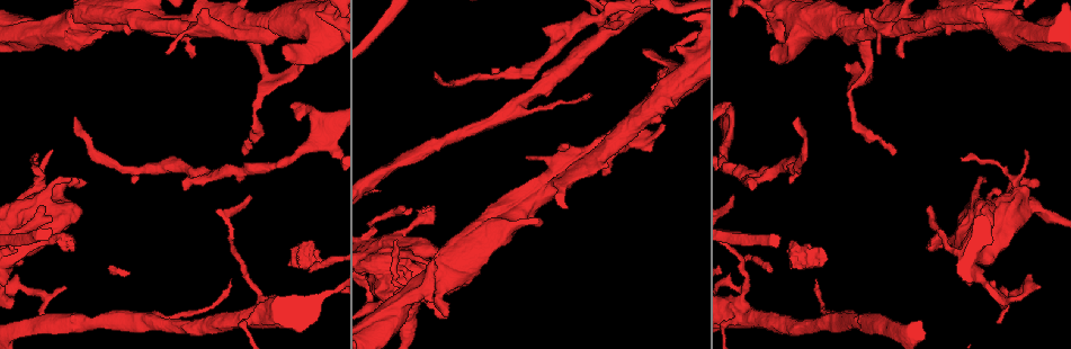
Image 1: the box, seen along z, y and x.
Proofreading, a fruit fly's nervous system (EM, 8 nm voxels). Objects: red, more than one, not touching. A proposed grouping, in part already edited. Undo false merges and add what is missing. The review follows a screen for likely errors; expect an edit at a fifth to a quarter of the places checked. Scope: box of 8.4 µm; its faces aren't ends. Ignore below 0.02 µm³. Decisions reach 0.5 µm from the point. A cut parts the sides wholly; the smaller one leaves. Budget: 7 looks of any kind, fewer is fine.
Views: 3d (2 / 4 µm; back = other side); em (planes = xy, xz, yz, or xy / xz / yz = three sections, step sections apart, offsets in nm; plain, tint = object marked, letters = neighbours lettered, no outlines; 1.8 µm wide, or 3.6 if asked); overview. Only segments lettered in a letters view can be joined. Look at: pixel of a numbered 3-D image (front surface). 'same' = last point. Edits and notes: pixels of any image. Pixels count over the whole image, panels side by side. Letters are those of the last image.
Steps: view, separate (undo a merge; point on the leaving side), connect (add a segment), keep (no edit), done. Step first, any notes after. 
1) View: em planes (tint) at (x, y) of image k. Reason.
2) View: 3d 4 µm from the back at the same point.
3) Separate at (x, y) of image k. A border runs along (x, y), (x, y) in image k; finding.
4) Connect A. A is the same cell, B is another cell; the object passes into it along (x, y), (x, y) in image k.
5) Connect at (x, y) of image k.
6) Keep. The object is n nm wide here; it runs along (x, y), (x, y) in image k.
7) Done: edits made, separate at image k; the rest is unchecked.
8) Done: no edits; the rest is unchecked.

View: em xy step 4 (tint) at (864, 36) of image 1. Closes a loop.

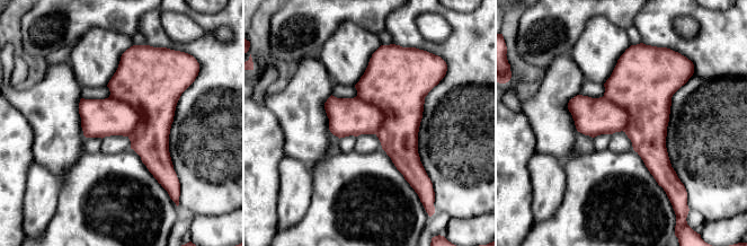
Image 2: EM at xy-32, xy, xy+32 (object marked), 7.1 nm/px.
View: em planes (letters) at the same point. Another direction.

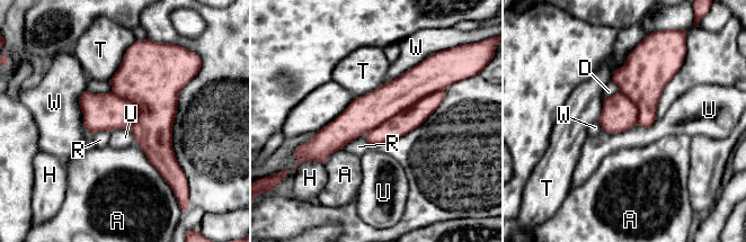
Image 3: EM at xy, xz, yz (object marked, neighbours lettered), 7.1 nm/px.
Separate at (372, 109) of image 3. The object is 320 nm wide here; A, D, H, R, T, U and W are other cells; a border runs along (443, 89), (426, 95), (366, 134) in image 3; two neurons meet here.

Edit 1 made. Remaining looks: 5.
View: em planes (letters) at (797, 116) of image 1. Thin end.

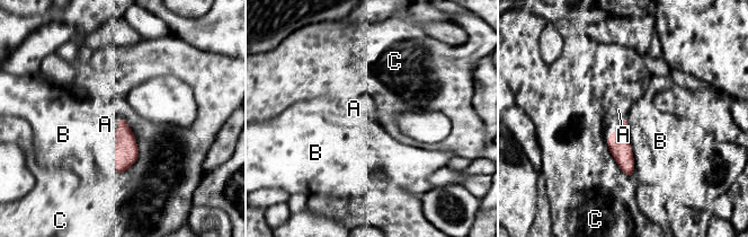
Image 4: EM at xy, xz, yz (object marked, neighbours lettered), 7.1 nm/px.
Keep. The object is 140 nm wide here; A, B and C are other cells; a border runs along (124, 119), (115, 132), (119, 173) in image 4; none of them fits.

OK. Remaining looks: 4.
View: em planes (letters) at (203, 186) of image 1. Branch stops here.

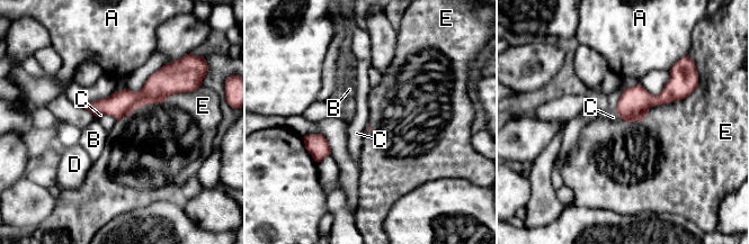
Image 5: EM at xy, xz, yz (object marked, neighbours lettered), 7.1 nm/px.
Keep. A, B, C, D and E are other cells; a border runs along (694, 89), (643, 119), (622, 119) in image 5; no lettered segment goes on from it.

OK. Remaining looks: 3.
Done: edits made, separate at image 3; the rest is unchecked.

